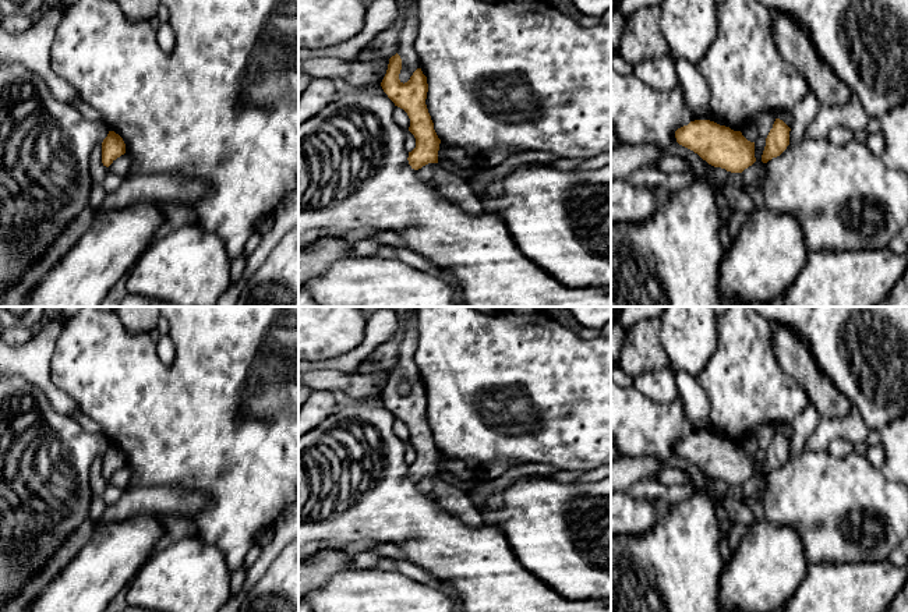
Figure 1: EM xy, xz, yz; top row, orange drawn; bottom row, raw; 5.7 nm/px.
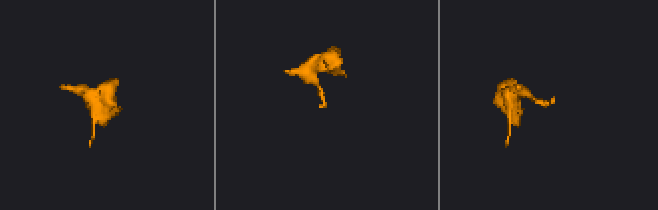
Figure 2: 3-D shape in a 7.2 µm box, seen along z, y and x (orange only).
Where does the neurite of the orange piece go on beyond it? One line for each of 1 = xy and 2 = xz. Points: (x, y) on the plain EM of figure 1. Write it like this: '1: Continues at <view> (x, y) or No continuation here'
1: No continuation here
2: No continuation here

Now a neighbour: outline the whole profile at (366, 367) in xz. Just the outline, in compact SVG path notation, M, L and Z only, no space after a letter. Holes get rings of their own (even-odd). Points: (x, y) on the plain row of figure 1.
M364 360L357 369L361 374L368 374L368 375L379 375L379 376L389 376L389 371L381 368L378 364Z

